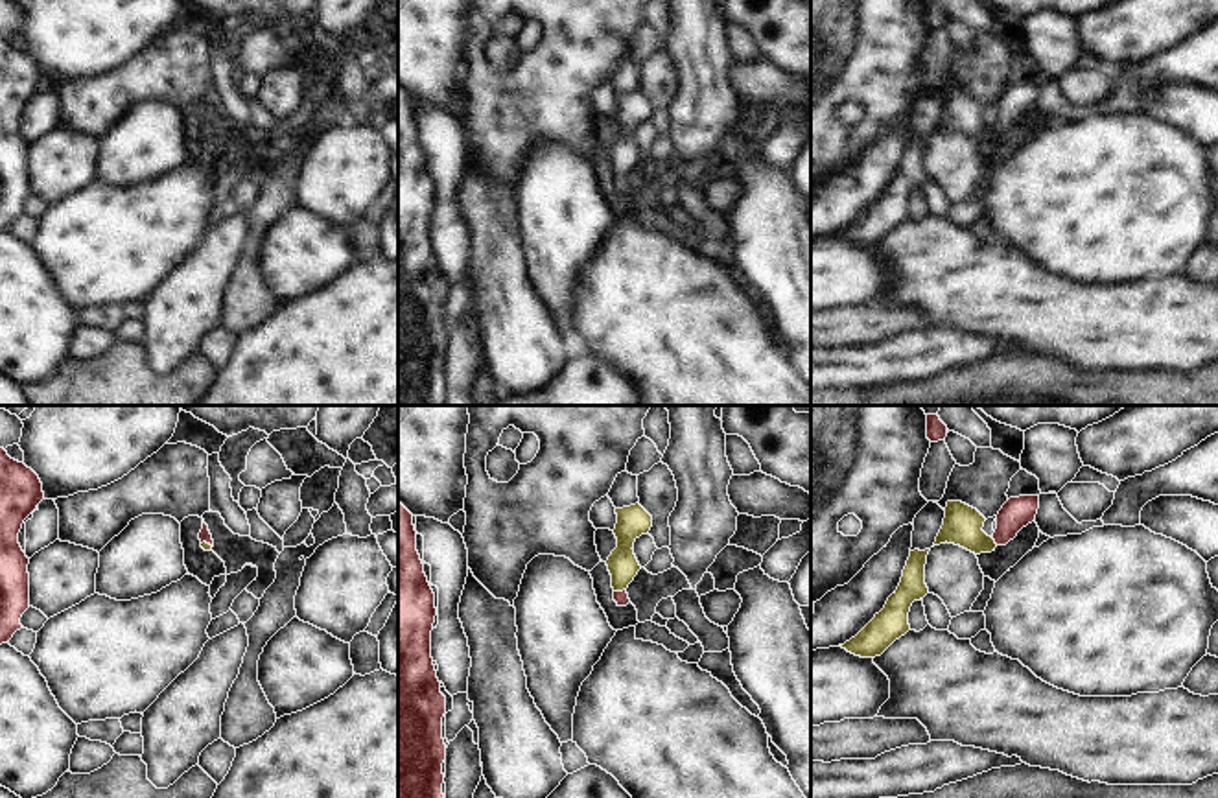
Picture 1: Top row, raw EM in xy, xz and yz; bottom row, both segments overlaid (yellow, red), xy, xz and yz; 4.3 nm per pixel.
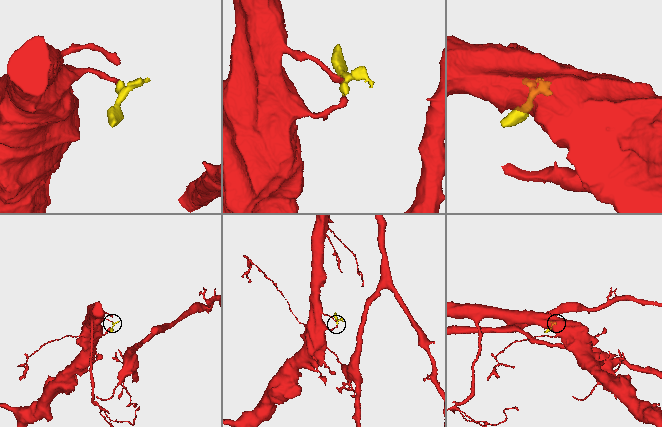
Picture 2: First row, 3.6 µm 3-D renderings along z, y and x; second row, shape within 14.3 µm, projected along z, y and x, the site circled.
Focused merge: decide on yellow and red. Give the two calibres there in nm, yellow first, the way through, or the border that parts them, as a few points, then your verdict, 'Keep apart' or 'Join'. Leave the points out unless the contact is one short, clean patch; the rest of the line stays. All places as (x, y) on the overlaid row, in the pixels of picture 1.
Thickness 140 nm (yellow) against 60 nm. Path across: xz (623, 566), (620, 590), (621, 598). Join.

